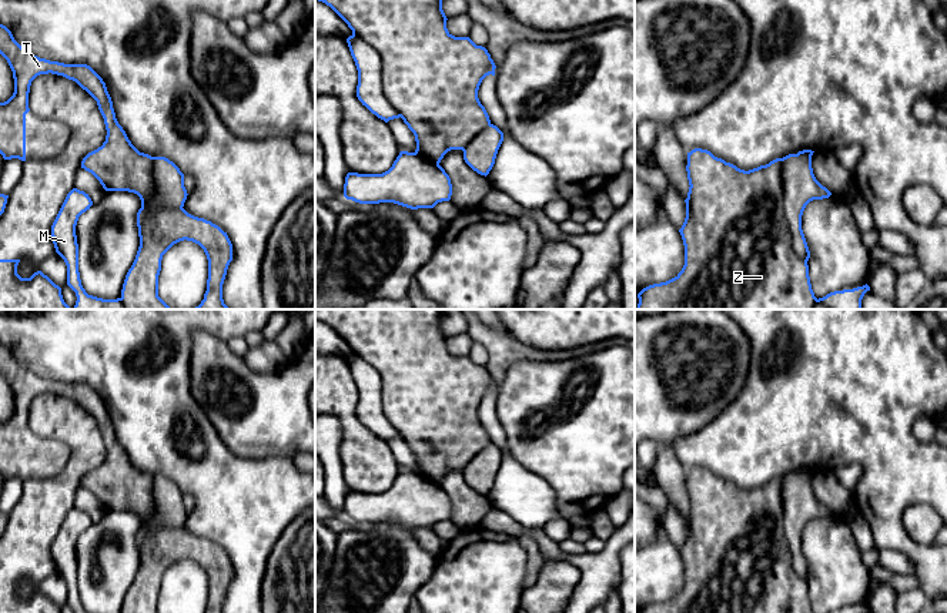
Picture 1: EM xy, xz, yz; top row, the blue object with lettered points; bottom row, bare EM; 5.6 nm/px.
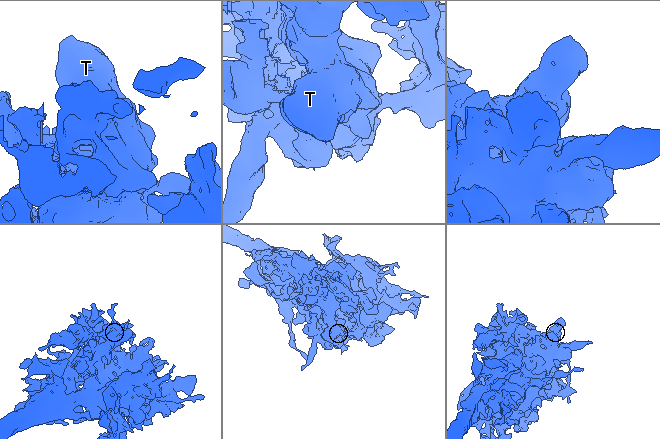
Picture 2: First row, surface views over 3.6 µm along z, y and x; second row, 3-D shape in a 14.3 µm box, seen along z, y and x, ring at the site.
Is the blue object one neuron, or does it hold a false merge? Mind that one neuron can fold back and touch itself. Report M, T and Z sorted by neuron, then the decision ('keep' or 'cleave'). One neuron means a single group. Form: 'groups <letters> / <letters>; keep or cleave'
groups M / T Z; cleave

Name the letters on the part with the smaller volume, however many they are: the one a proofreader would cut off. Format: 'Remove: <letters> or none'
Remove: M

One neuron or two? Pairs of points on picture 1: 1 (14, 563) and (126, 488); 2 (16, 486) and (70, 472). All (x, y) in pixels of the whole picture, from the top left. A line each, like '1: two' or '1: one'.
1: one
2: two

